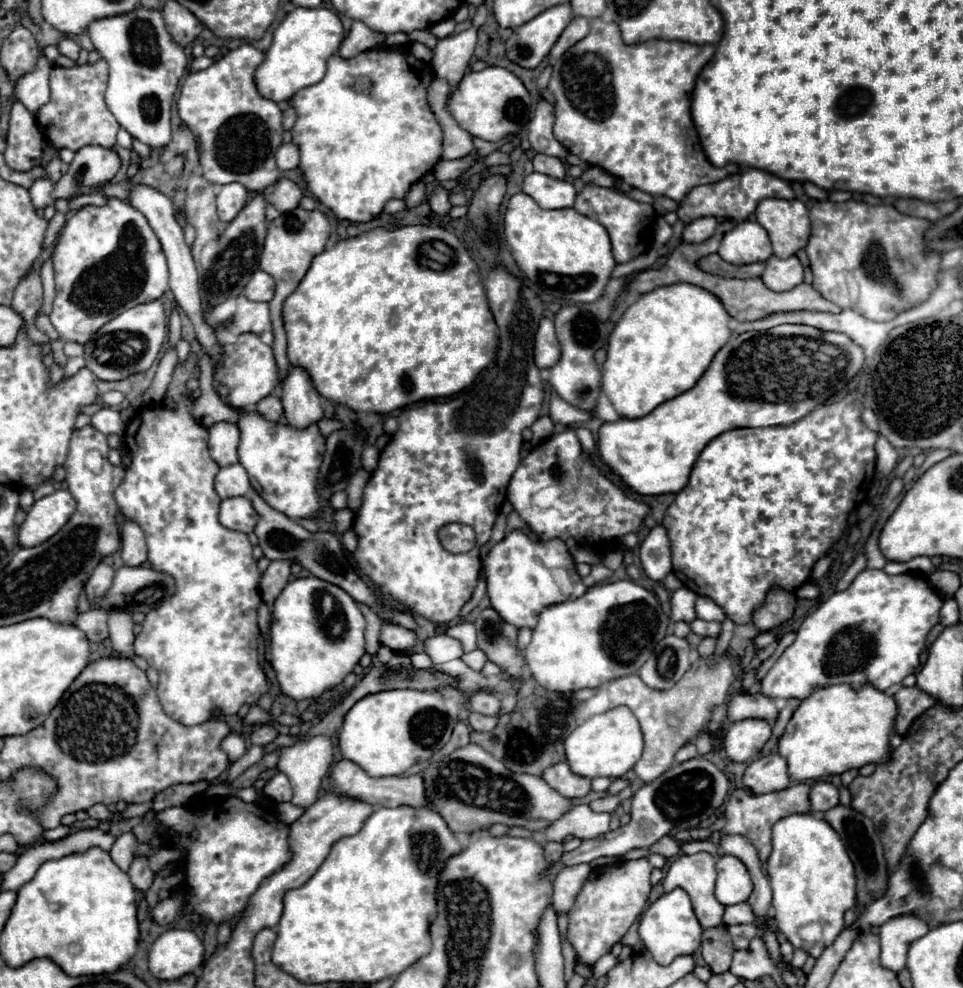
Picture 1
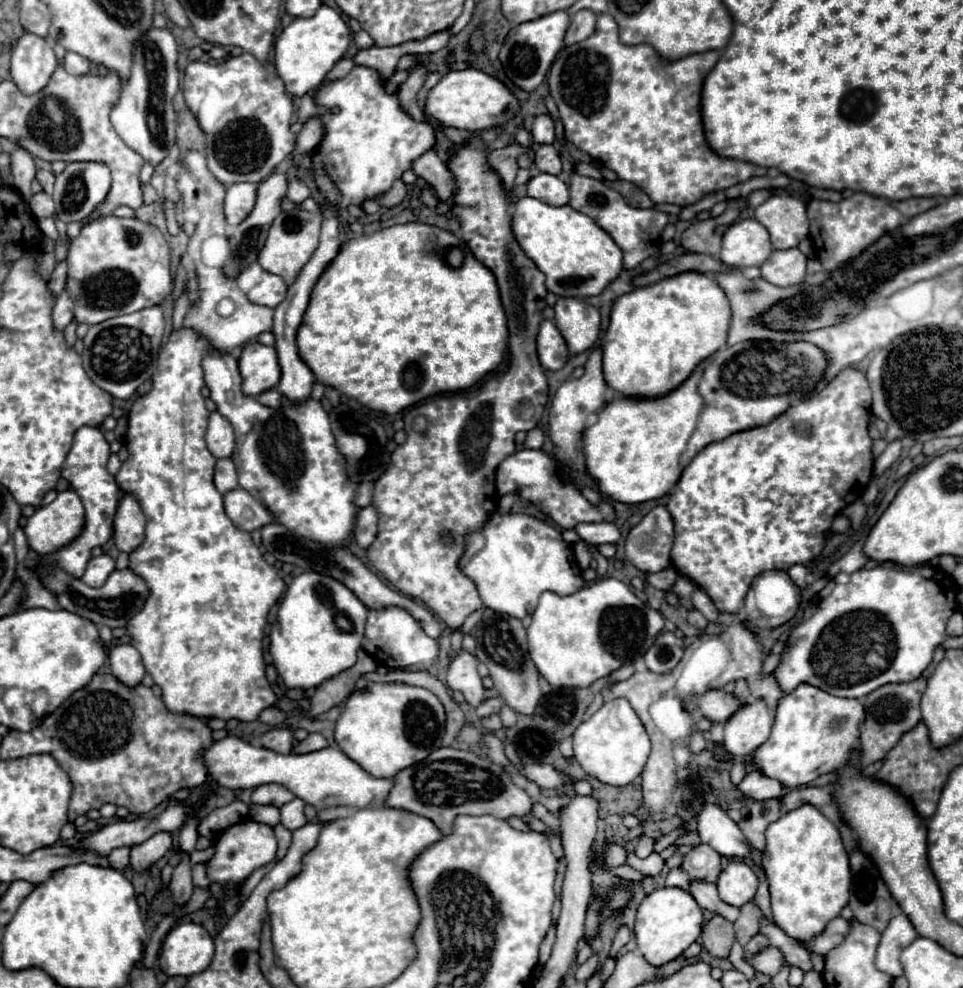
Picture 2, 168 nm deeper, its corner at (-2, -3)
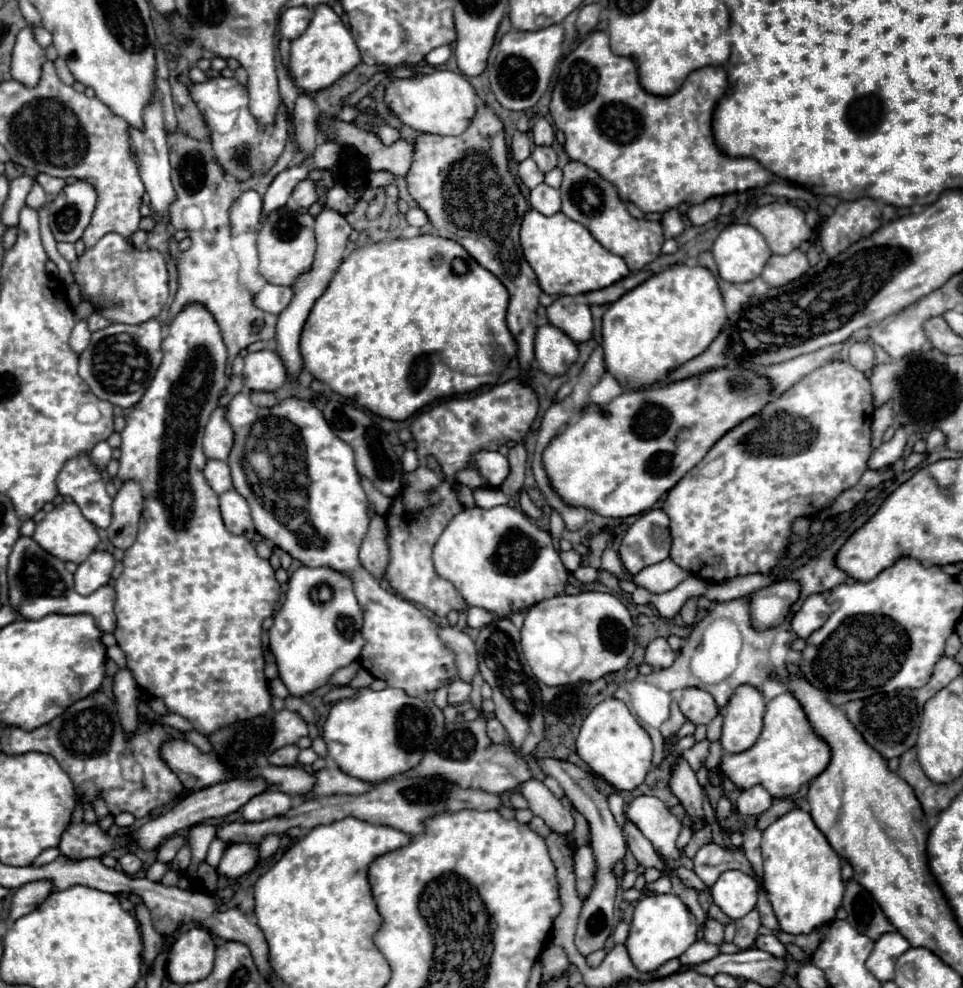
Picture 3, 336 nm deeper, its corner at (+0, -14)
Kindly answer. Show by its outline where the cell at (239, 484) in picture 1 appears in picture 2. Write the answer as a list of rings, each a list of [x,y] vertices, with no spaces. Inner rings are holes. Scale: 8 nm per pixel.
[[[230,457],[226,459],[218,459],[216,461],[216,471],[214,471],[214,485],[220,493],[238,489],[238,475],[236,475],[236,467],[234,461]]]

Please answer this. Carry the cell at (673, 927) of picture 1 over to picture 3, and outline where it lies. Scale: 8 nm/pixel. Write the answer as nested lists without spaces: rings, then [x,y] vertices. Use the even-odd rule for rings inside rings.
[[[646,894],[638,900],[626,950],[640,972],[654,972],[672,958],[680,958],[696,942],[698,926],[694,914],[674,894]]]

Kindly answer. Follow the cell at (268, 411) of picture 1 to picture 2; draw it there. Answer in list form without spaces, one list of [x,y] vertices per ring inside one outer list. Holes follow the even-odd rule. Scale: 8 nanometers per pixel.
[[[268,389],[268,391],[260,393],[256,399],[258,399],[262,405],[266,405],[266,407],[280,407],[282,395],[278,393],[278,389]]]

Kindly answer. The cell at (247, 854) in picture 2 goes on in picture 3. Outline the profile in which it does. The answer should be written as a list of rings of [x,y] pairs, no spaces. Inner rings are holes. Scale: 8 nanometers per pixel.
[[[242,842],[242,844],[230,844],[216,868],[220,876],[226,878],[240,878],[248,874],[260,860],[260,846]]]

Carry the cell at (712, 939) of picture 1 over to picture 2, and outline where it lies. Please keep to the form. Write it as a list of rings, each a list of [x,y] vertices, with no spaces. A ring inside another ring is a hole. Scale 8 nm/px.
[[[714,915],[702,929],[702,935],[700,935],[700,941],[702,941],[702,947],[712,955],[712,957],[728,957],[730,953],[730,947],[734,943],[734,929],[732,929],[732,923],[726,921],[724,917],[720,915]]]

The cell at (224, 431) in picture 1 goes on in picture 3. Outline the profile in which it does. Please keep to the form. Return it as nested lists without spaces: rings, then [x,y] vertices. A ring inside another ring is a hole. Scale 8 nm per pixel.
[[[216,408],[206,424],[204,454],[210,460],[228,460],[232,450],[232,428],[224,418],[224,408]]]

